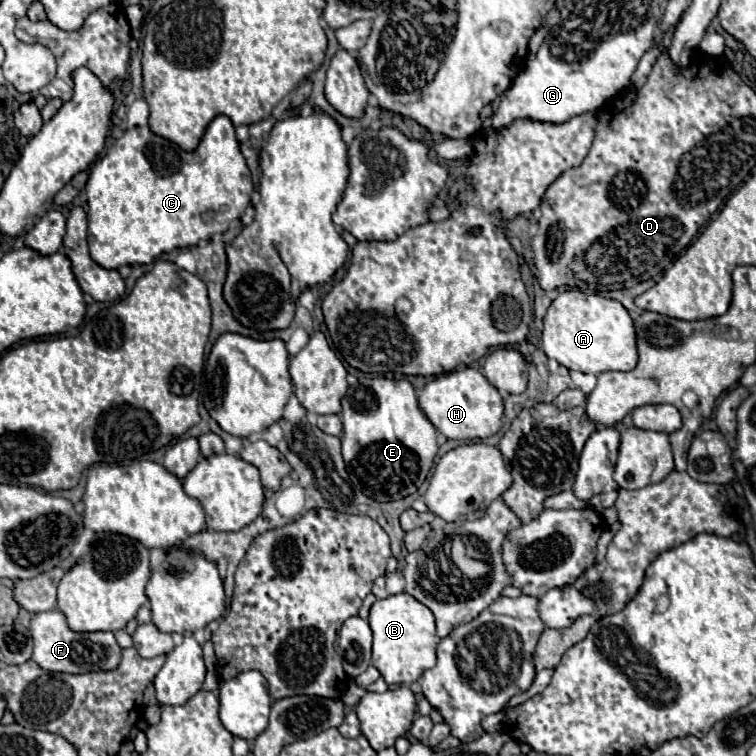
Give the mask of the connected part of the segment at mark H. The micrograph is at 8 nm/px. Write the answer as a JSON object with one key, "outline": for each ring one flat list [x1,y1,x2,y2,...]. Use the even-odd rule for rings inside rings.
{"outline":[[465,367,461,371,451,371,431,379,419,393,419,405,429,421,447,439,487,439,501,429,503,397,483,377,483,373,473,367]]}

